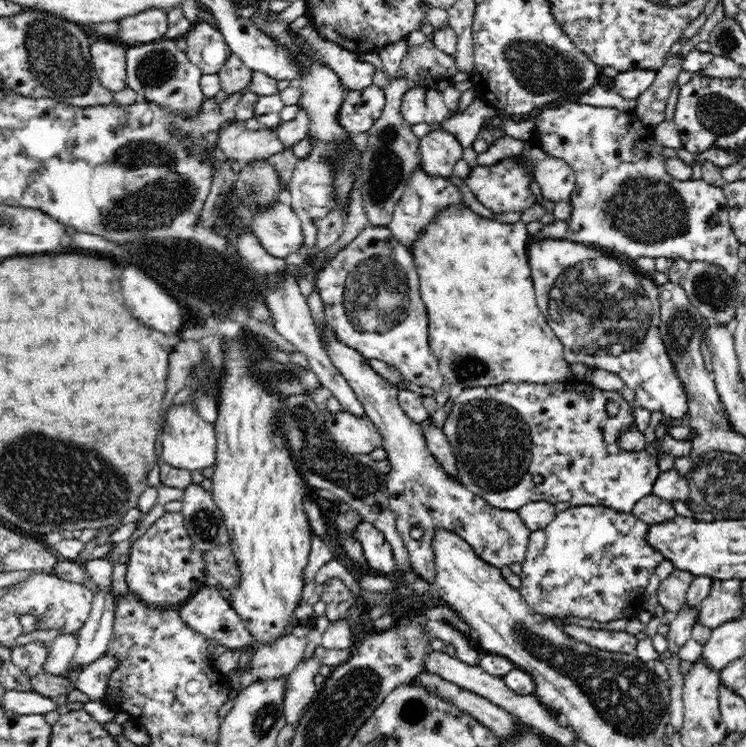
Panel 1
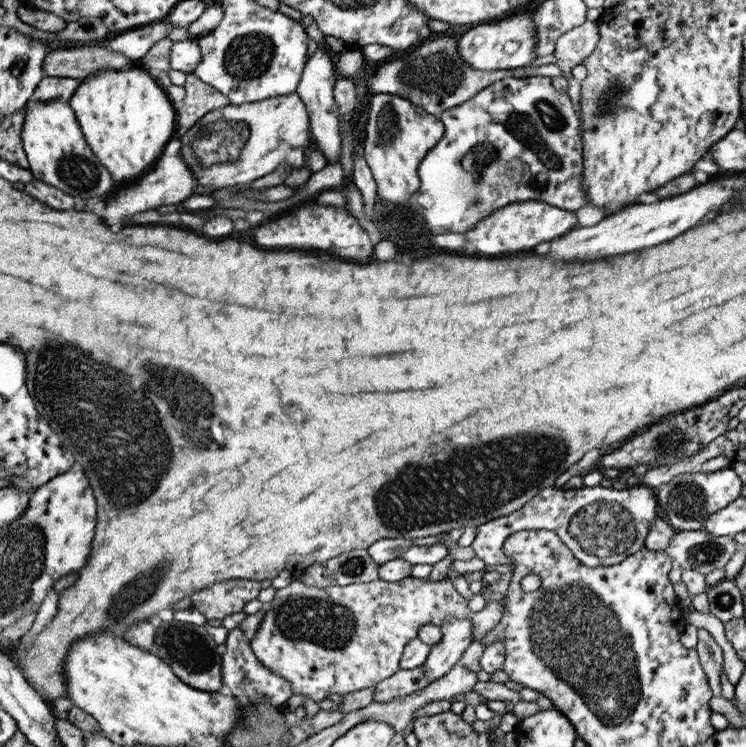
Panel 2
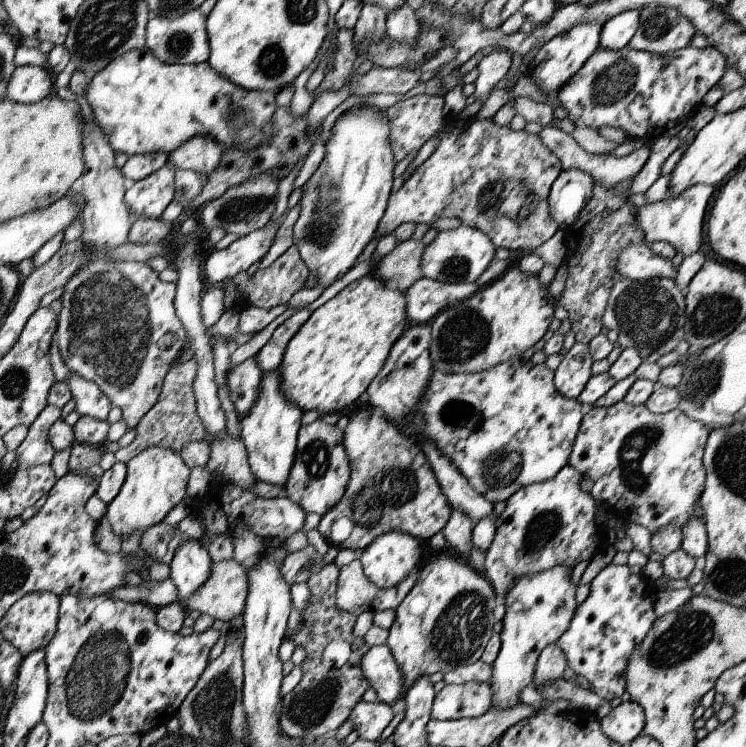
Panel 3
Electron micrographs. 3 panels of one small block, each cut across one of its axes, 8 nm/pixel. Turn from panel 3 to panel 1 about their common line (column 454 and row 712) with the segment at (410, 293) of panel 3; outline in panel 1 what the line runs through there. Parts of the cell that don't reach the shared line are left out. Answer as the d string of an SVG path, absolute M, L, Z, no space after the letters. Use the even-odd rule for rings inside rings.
M313 658L303 659L298 668L289 674L283 700L284 716L288 724L296 725L309 702L316 696L318 691L314 677L321 665Z

